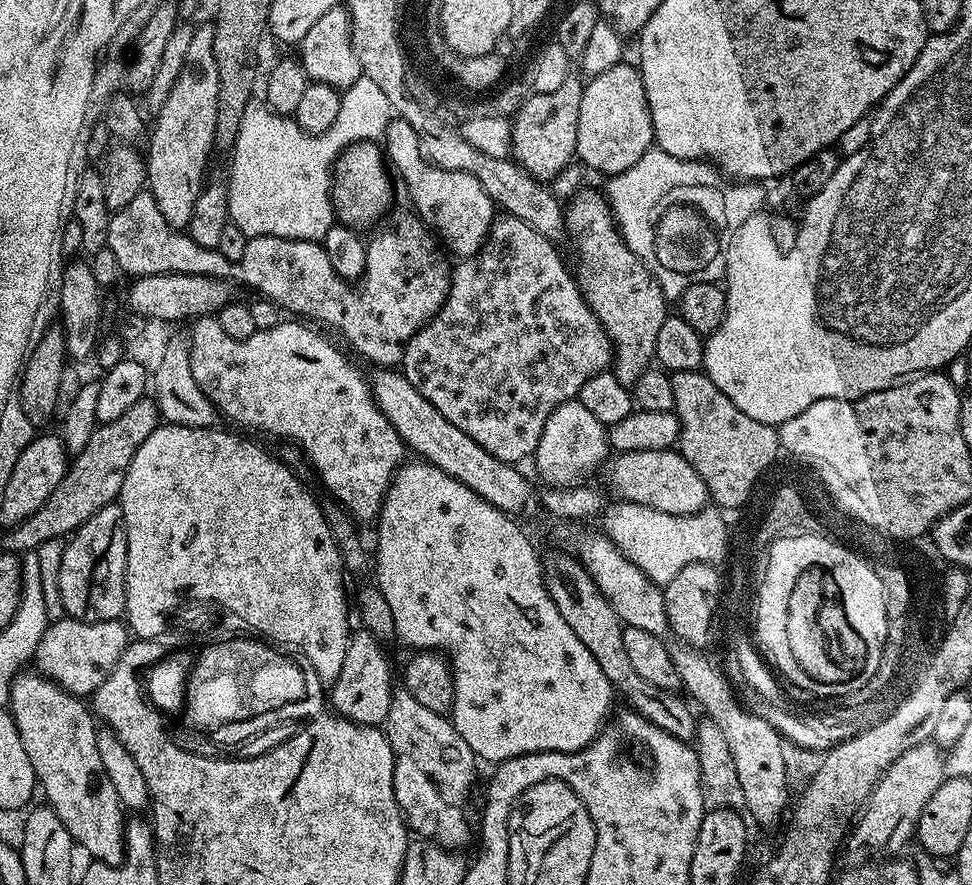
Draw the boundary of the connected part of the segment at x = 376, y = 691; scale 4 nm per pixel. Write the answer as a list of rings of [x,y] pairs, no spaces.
[[[365,630],[353,631],[346,646],[346,658],[342,658],[342,670],[330,685],[332,692],[331,711],[352,723],[361,725],[383,725],[390,714],[392,701],[392,664],[388,661],[389,650],[376,640],[374,634]]]

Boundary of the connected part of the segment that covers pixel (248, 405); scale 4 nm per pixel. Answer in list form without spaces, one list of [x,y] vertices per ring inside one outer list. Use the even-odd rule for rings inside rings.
[[[215,315],[197,316],[191,321],[192,329],[186,332],[194,379],[215,405],[217,413],[224,415],[225,412],[244,428],[296,441],[304,449],[315,479],[318,482],[320,479],[327,495],[340,503],[354,521],[375,521],[384,495],[392,485],[392,477],[405,463],[404,439],[376,405],[369,377],[363,376],[326,337],[319,336],[315,327],[307,326],[312,327],[288,318],[278,326],[261,328],[250,334],[250,338],[239,340],[230,338],[230,334],[218,326]]]

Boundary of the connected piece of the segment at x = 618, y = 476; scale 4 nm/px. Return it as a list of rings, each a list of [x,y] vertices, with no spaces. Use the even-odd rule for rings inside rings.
[[[672,448],[616,452],[607,461],[607,468],[608,484],[621,501],[632,501],[672,515],[694,515],[709,507],[706,482],[702,482],[698,470]]]

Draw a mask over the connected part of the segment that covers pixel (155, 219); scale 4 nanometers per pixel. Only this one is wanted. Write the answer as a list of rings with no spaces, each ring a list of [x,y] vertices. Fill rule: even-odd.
[[[147,190],[135,195],[126,206],[115,209],[111,213],[111,218],[106,246],[114,252],[121,273],[128,274],[129,272],[129,277],[170,274],[171,272],[203,272],[206,276],[221,278],[232,278],[237,275],[237,265],[233,261],[227,260],[216,248],[198,246],[198,242],[194,242],[194,238],[190,238],[183,231],[171,228],[162,214],[162,210],[158,210],[158,202],[154,202],[151,192]]]

